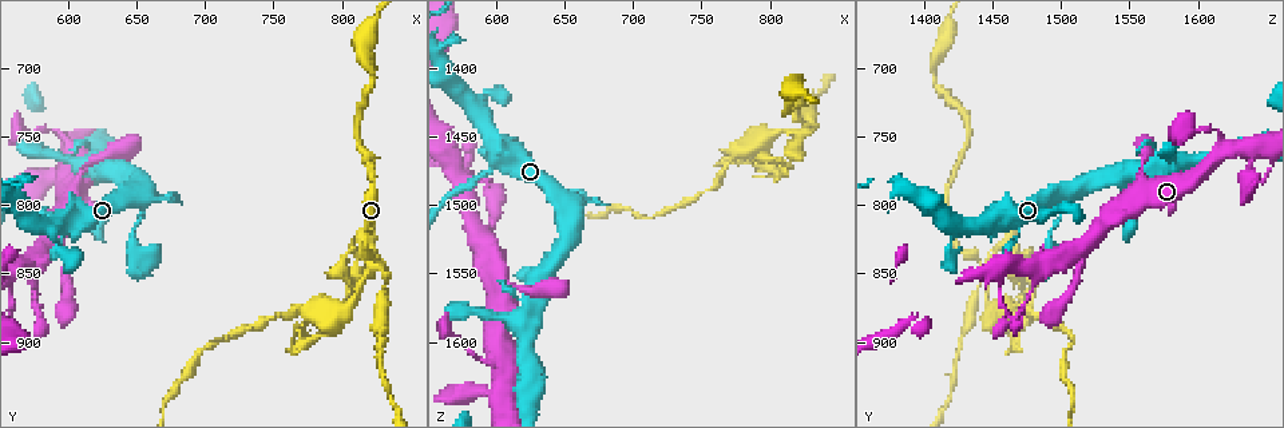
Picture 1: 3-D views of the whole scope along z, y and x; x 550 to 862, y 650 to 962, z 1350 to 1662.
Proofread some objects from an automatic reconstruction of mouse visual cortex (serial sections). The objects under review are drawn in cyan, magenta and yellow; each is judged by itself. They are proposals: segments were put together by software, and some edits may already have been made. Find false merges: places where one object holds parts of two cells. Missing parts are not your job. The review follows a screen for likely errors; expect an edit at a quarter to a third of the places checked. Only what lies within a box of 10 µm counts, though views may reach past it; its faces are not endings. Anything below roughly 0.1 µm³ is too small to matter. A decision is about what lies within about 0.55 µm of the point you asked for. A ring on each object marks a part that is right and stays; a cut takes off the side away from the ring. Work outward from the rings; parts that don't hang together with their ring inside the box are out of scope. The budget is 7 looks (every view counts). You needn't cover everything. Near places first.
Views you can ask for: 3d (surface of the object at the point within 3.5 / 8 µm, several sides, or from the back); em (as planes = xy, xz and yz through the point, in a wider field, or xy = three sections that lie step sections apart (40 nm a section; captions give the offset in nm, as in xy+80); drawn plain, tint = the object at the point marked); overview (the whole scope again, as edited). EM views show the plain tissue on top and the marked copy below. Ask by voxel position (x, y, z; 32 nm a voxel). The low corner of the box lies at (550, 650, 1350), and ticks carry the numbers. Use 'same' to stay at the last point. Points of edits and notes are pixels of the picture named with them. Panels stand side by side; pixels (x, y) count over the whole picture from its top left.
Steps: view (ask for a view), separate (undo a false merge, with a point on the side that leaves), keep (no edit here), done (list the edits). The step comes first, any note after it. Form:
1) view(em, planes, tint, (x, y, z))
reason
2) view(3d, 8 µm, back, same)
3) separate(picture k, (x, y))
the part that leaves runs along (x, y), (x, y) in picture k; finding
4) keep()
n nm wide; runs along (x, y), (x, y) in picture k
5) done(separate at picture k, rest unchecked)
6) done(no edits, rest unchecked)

view(3d, 8 µm, (652, 794, 1502))
thin neck

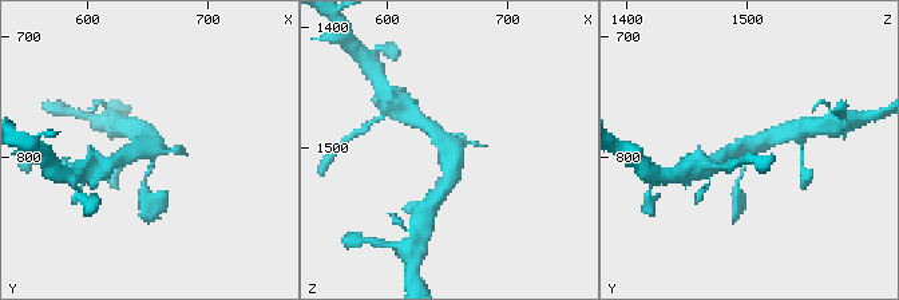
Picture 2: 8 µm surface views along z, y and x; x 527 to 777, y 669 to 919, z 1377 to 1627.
view(3d, 3.5 µm, same)

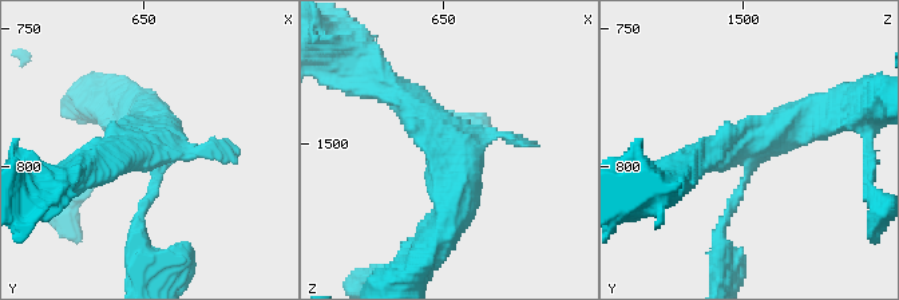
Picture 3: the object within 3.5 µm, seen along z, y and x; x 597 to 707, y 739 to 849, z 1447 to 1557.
view(em, xy, step 1, tint, (653, 792, 1503))

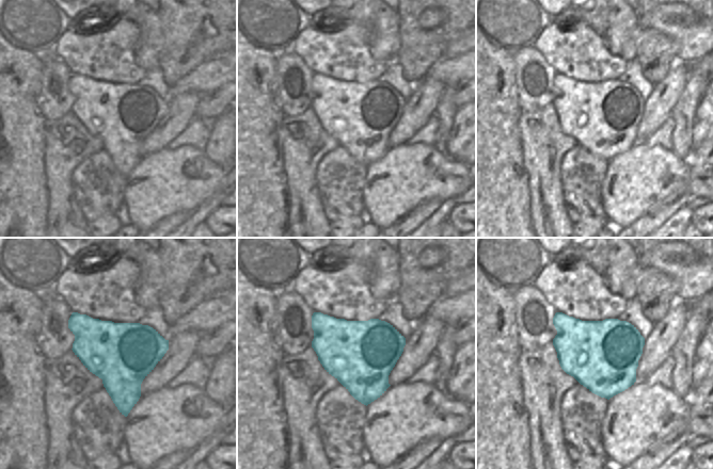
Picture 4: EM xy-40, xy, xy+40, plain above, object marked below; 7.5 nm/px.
keep()
runs along (389, 87), (455, 153), (447, 228) in picture 3; all the same cell

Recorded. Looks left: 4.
view(3d, 3.5 µm, (824, 844, 1446))
a narrow waist

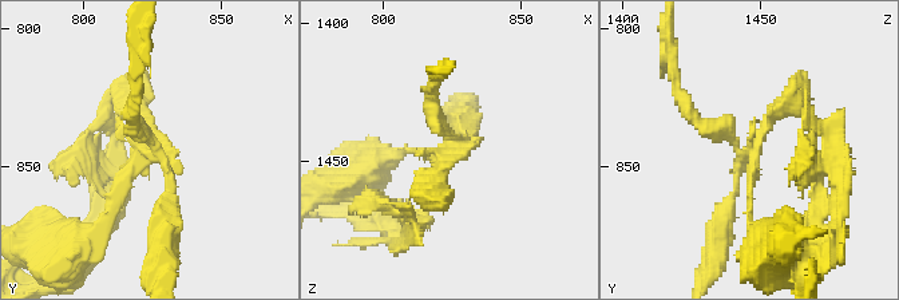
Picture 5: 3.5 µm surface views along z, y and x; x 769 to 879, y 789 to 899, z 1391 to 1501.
view(em, xy, step 2, tint, (823, 846, 1447))

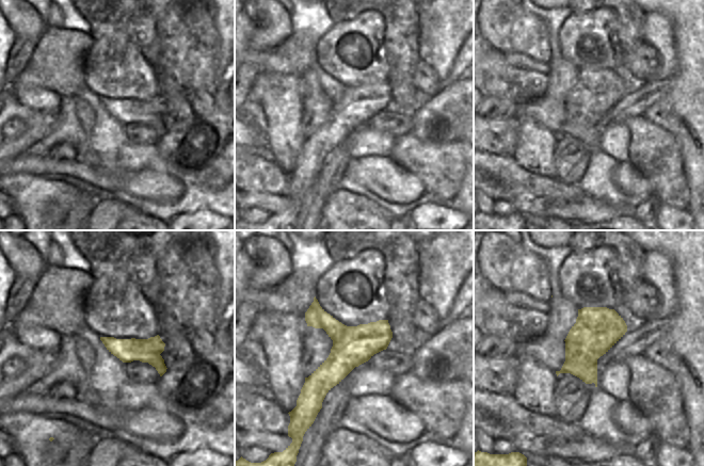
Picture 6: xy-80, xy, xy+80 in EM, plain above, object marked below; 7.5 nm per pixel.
view(em, xy, step 3, tint, same)

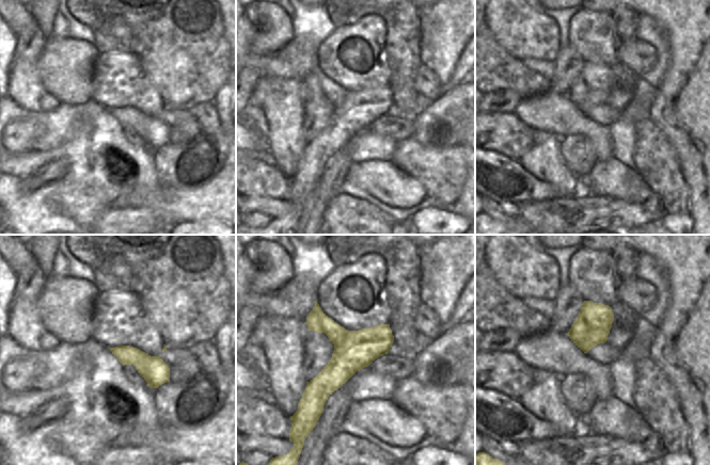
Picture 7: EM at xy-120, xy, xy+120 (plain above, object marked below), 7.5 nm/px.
separate(picture 5, (119, 192))
the part that leaves runs along (149, 154), (71, 249) in picture 5; two cells meet here

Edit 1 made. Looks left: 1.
done(separate at picture 5, rest unchecked)

